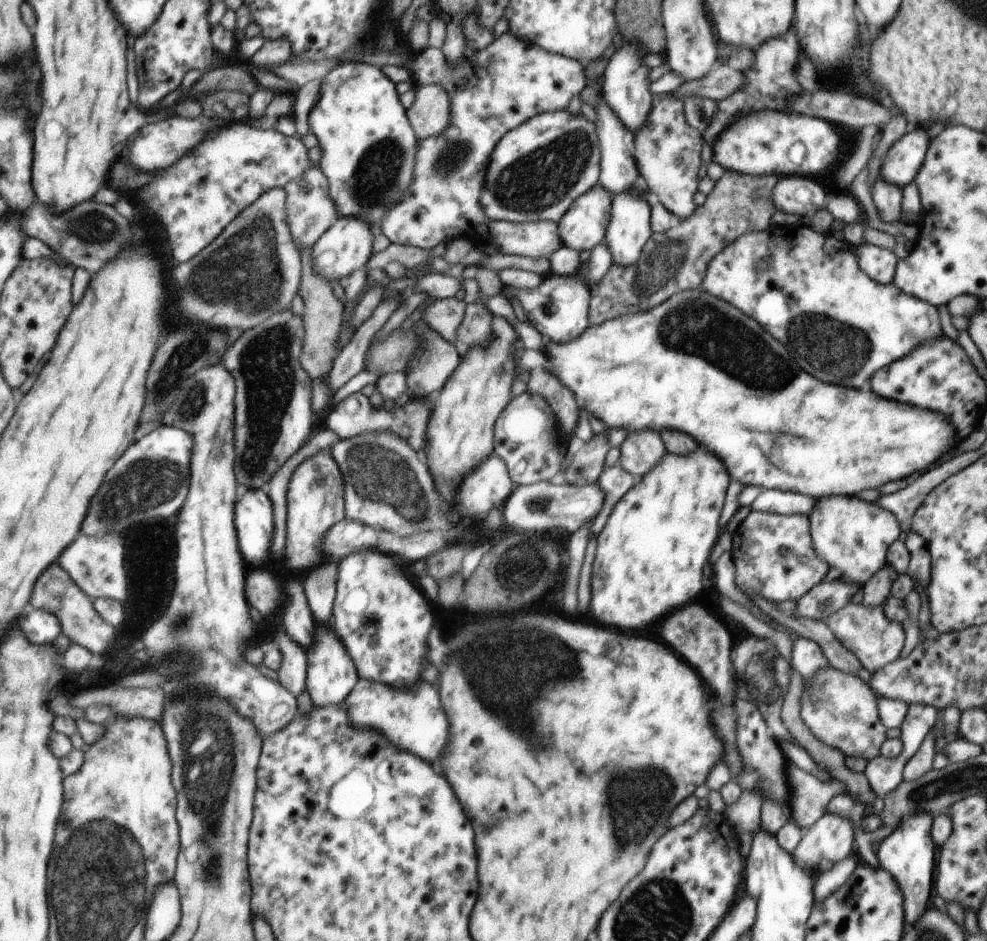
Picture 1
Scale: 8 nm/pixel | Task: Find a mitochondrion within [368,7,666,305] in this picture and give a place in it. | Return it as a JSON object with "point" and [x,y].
{"point":[541,177]}

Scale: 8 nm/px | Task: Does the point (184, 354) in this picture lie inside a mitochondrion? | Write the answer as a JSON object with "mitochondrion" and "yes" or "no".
{"mitochondrion":"yes"}

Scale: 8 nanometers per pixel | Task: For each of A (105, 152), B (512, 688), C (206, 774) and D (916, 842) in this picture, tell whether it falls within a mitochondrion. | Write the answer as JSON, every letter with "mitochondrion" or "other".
{"A":"other","B":"mitochondrion","C":"mitochondrion","D":"other"}

